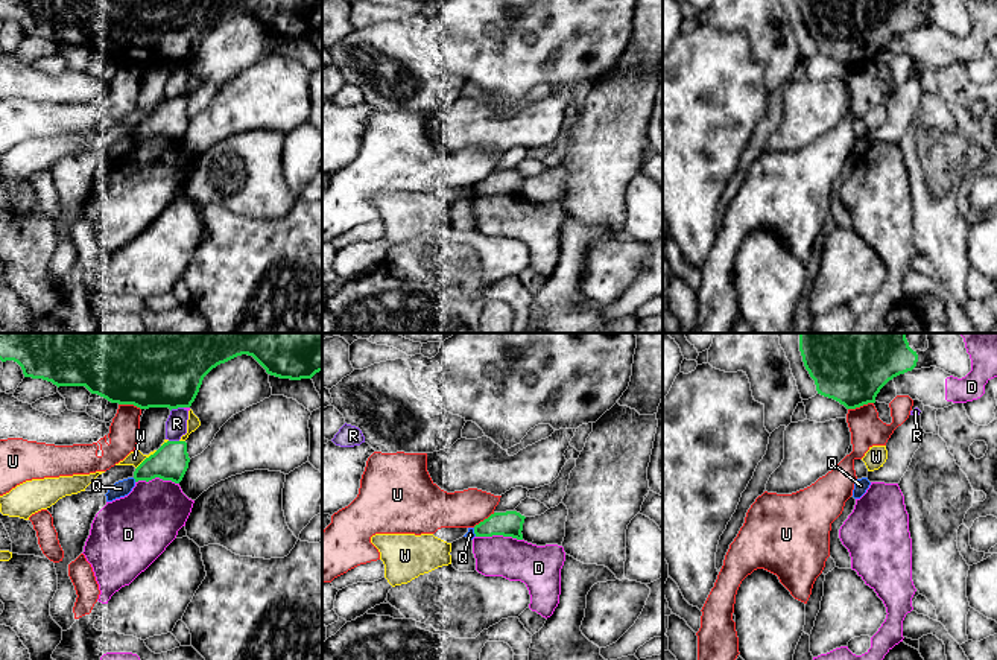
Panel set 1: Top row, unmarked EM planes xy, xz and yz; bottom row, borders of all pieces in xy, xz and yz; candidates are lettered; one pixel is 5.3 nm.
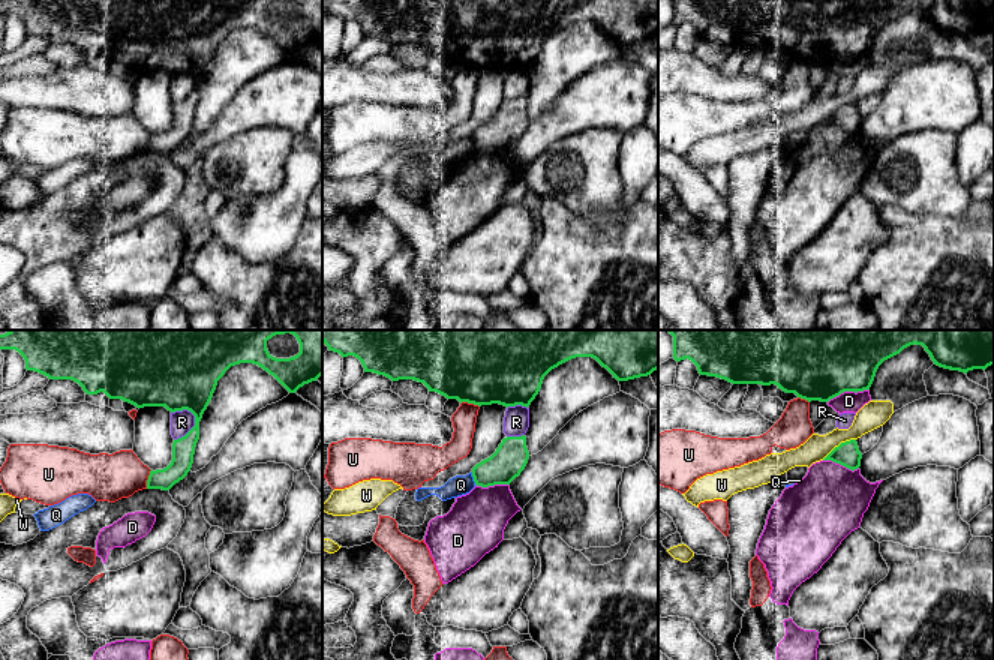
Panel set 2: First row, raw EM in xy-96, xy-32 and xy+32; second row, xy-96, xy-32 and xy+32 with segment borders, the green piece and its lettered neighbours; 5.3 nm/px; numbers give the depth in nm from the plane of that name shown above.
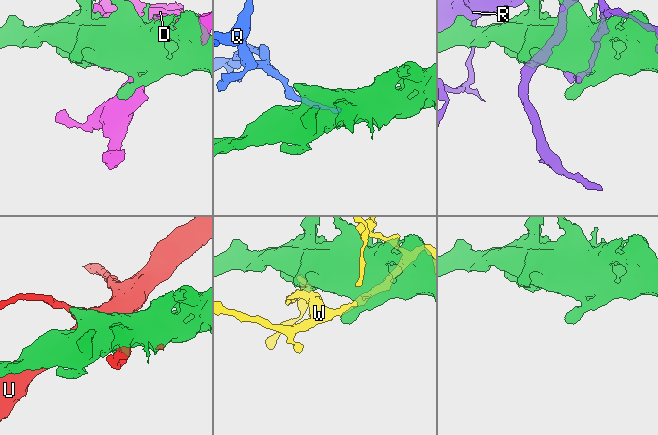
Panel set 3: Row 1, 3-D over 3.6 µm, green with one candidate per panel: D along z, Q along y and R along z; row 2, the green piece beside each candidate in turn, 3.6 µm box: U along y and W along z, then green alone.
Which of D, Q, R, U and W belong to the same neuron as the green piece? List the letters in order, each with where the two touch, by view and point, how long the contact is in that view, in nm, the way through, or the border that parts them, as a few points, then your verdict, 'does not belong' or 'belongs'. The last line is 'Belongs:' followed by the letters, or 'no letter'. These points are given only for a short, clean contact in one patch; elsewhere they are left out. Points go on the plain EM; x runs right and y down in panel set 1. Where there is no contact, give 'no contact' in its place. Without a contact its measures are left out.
D: meets green in xz at (499, 193); contact 240 nm long; does not belong
Q: meets green in xy at (134, 137); contact 30 nm long; border along xy (132, 137), (136, 140); does not belong
R: meets green in xy at (177, 67); contact 80 nm long; does not belong
U: meets green in yz at (860, 64); contact 140 nm long; does not belong
W: meets green in xy at (146, 117); contact 160 nm long; does not belong
Belongs: no letter

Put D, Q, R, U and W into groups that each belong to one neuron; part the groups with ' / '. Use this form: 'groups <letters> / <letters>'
groups D / Q / R / U / W

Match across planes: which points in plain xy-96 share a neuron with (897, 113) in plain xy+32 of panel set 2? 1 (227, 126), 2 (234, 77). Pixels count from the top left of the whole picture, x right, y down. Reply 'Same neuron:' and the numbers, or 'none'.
Same neuron: 1

